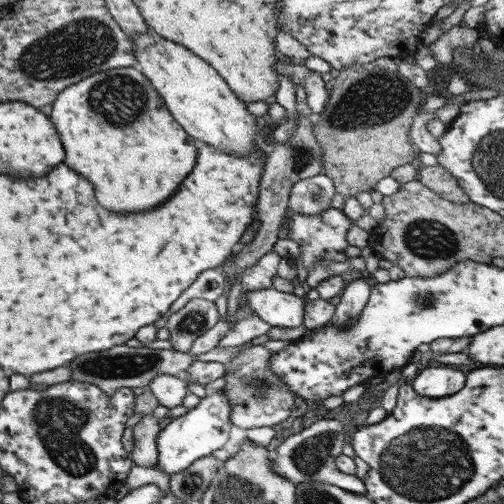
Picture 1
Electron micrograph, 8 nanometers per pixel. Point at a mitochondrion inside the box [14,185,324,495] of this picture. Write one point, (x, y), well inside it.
(60, 424)

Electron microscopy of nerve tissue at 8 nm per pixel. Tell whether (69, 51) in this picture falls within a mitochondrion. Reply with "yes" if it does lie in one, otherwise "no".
yes

